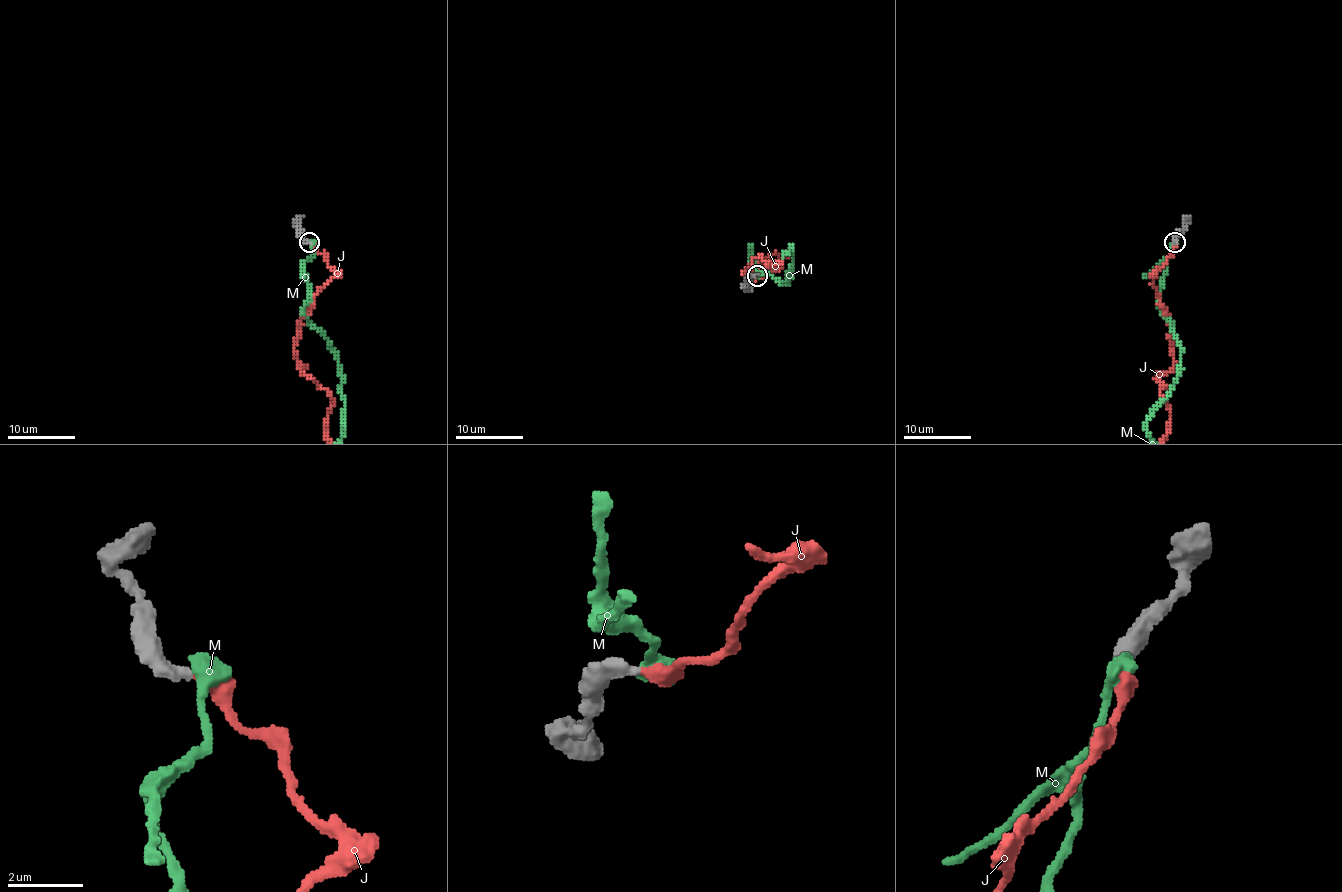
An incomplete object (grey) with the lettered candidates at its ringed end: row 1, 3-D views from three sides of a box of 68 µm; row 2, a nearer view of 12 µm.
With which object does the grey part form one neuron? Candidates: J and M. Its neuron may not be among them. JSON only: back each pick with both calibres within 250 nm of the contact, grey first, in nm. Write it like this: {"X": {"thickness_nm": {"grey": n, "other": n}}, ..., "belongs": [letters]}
{"J": {"thickness_nm": {"grey": 400, "other": 360}}, "belongs": ["J"]}

